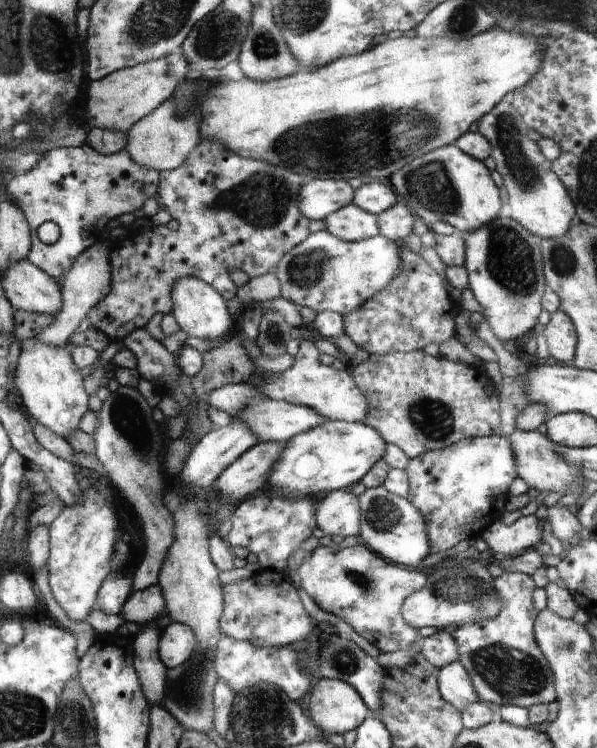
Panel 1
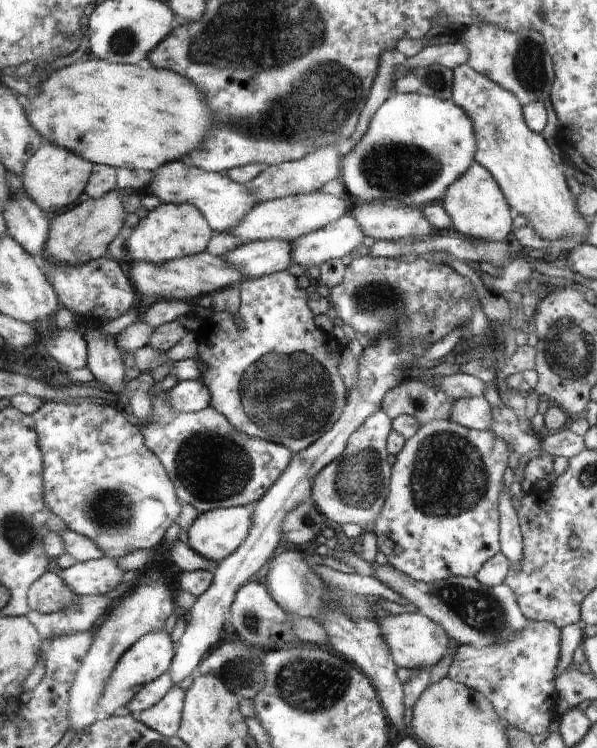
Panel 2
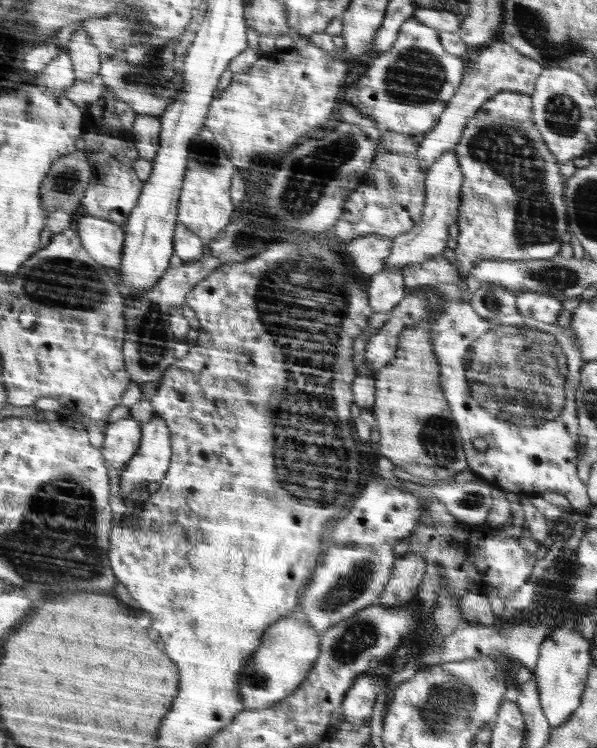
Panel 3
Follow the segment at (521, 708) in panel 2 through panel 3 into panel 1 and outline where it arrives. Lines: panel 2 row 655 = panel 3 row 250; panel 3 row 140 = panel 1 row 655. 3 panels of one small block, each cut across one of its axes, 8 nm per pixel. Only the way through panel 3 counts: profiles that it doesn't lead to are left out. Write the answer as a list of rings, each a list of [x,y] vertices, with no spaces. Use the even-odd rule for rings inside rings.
[[[504,571],[495,578],[495,587],[503,599],[502,612],[498,617],[480,619],[451,630],[459,645],[459,661],[468,671],[480,702],[526,709],[535,705],[547,706],[557,700],[558,694],[554,692],[553,670],[534,634],[538,613],[532,602],[535,581],[527,574]]]

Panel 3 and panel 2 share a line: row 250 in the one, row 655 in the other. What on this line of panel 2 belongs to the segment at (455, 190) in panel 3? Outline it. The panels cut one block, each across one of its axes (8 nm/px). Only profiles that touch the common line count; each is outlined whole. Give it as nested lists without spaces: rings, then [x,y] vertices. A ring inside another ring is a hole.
[[[418,611],[397,615],[385,613],[376,622],[383,641],[386,642],[391,650],[391,655],[397,668],[414,670],[425,666],[432,667],[447,653],[448,640],[450,639],[447,632],[438,623],[426,618]]]

